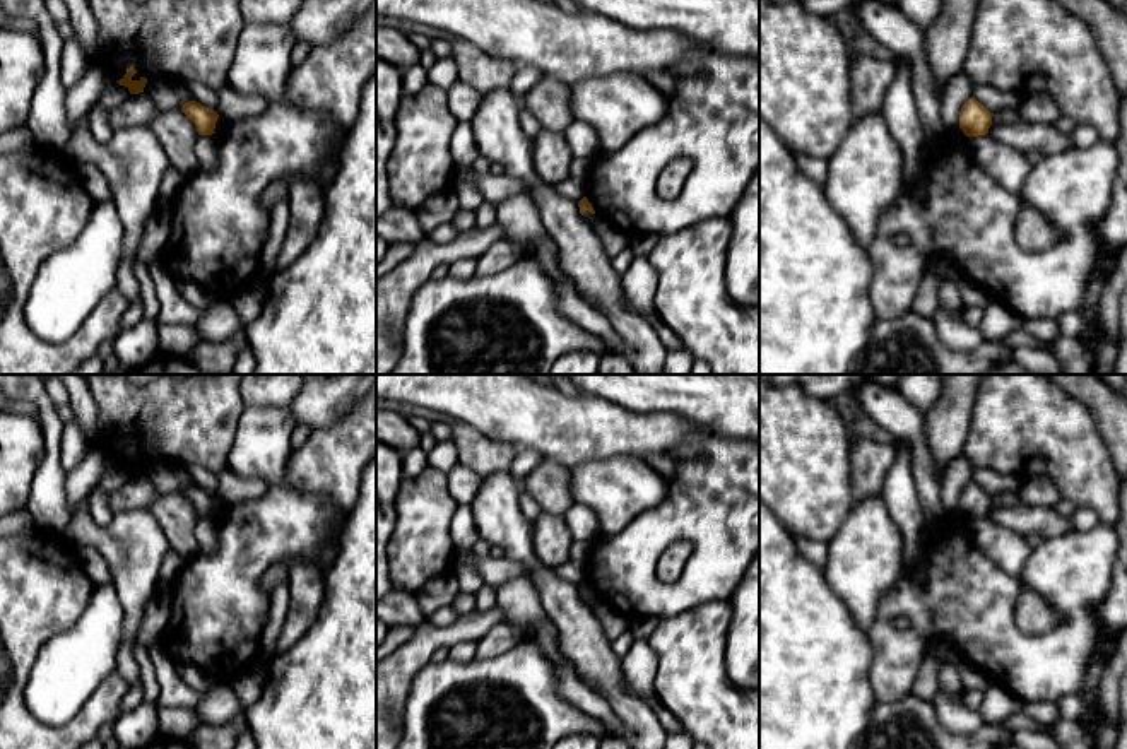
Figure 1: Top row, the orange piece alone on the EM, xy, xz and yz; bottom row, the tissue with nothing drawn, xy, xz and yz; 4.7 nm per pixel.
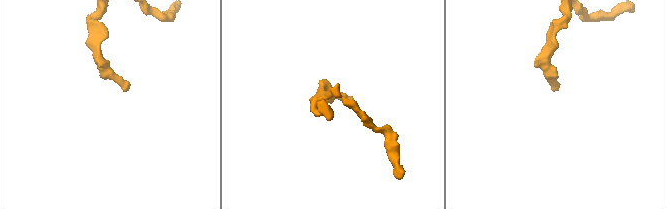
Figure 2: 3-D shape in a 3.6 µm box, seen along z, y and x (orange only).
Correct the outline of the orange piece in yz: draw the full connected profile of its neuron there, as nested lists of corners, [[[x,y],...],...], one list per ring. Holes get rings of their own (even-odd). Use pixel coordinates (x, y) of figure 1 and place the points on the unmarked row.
[[[970,481],[961,491],[959,511],[970,522],[987,518],[992,508],[992,499],[994,496],[990,496],[982,486]]]

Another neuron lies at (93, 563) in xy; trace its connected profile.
[[[79,547],[77,552],[79,552],[82,569],[96,587],[111,583],[113,575],[109,564],[106,563],[106,559],[101,556],[97,549]]]

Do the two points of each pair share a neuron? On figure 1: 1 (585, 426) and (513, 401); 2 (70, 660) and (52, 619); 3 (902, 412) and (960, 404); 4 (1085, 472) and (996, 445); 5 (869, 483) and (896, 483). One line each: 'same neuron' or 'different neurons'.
1: same neuron
2: different neurons
3: different neurons
4: same neuron
5: different neurons

